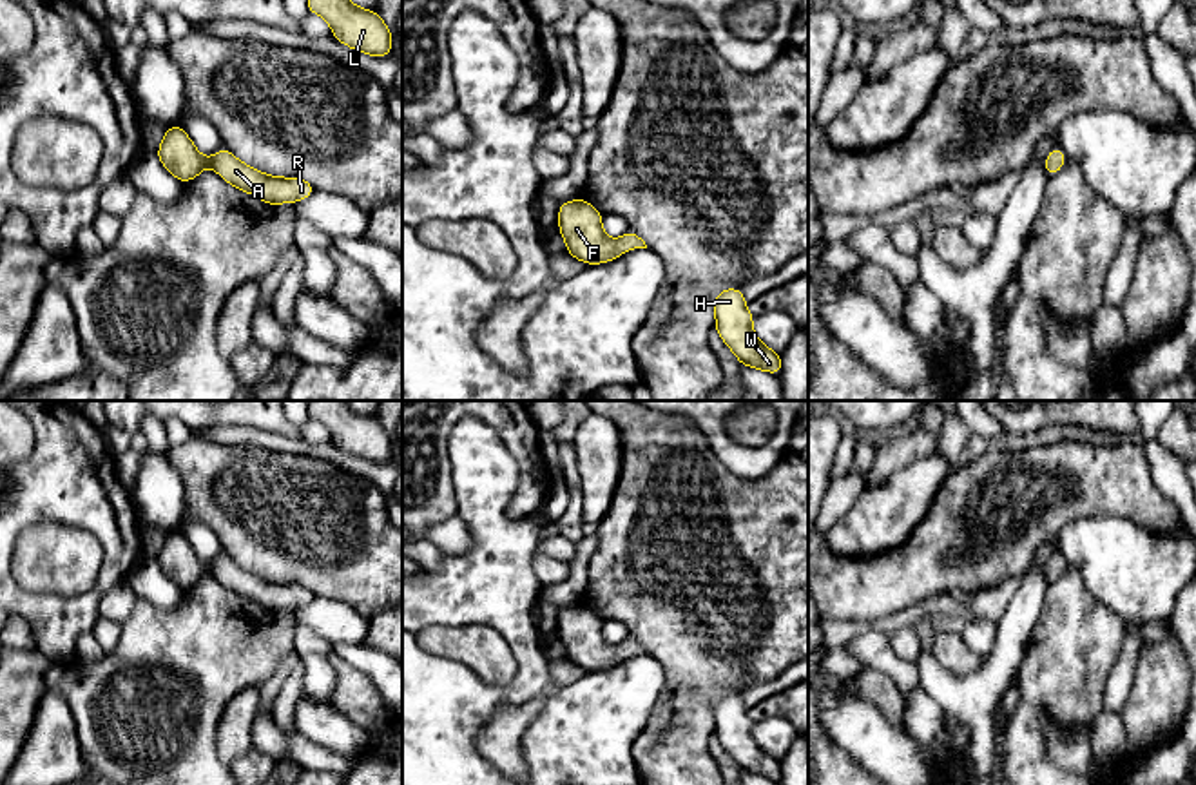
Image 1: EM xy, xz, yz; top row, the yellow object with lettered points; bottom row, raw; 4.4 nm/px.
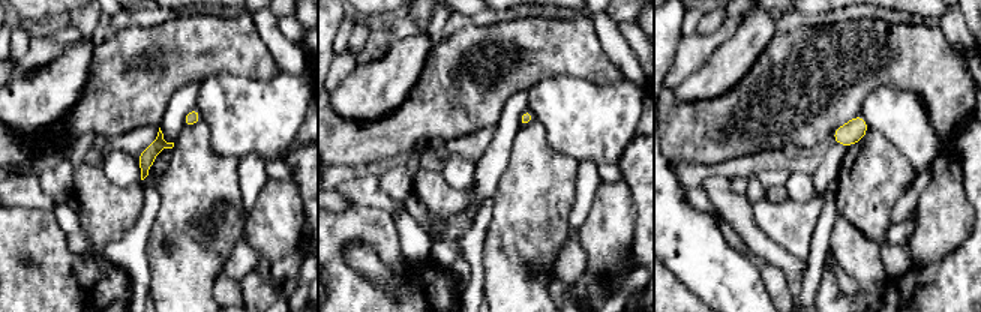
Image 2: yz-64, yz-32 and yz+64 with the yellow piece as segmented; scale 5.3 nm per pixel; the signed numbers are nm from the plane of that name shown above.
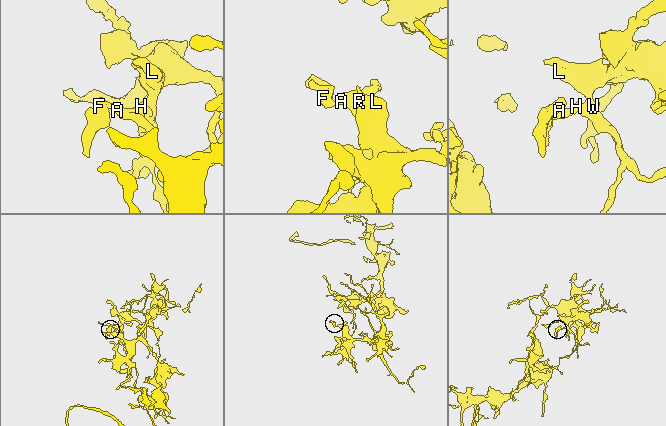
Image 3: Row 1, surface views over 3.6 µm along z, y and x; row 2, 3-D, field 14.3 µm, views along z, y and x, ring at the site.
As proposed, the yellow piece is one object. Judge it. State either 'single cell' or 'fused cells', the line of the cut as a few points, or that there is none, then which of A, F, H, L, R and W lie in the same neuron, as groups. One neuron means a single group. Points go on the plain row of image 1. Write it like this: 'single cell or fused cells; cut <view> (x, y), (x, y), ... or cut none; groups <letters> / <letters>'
single cell; cut none; groups A F H L R W

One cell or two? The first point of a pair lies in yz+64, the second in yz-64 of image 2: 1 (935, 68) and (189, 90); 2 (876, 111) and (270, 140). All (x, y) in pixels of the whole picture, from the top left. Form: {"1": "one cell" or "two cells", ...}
{"1": "two cells", "2": "one cell"}

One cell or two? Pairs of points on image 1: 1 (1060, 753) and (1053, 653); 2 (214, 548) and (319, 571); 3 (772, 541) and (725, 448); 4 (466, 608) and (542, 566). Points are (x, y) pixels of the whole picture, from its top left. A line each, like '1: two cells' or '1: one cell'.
1: two cells
2: two cells
3: two cells
4: two cells

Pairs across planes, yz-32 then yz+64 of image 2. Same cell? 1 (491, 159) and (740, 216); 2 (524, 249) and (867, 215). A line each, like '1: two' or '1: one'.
1: two
2: one

